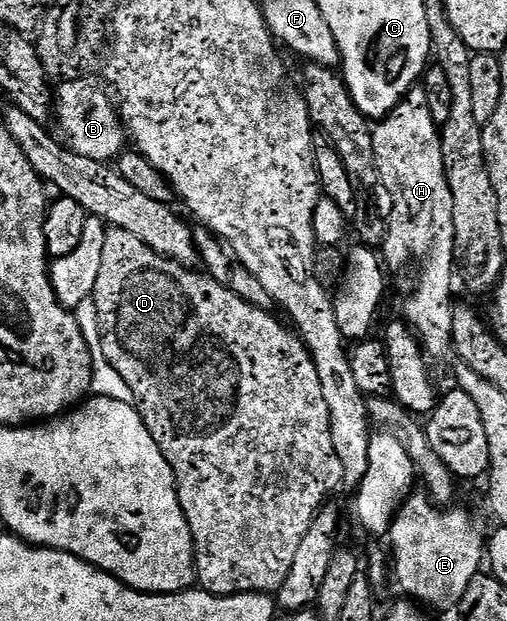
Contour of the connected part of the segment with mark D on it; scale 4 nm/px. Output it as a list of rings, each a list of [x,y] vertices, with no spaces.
[[[116,228],[106,229],[103,264],[99,267],[99,280],[95,280],[91,299],[99,312],[103,356],[109,361],[111,368],[115,368],[119,376],[123,376],[127,388],[131,388],[133,402],[141,413],[141,419],[147,424],[155,444],[159,444],[167,464],[171,464],[173,479],[177,482],[179,504],[193,537],[193,559],[197,562],[196,585],[209,594],[218,594],[221,598],[232,594],[273,596],[283,580],[287,580],[287,572],[291,572],[291,564],[295,560],[295,551],[299,549],[299,544],[303,544],[303,536],[307,536],[311,520],[315,520],[322,506],[326,505],[328,498],[325,497],[342,485],[343,467],[339,464],[331,442],[331,418],[328,416],[327,400],[323,400],[319,372],[315,372],[313,358],[300,334],[288,325],[285,327],[276,318],[276,313],[260,310],[247,304],[245,300],[239,300],[235,292],[210,278],[208,273],[196,274],[197,272],[196,269],[180,266],[178,262],[147,248],[147,244],[143,244],[139,236],[131,236],[131,232]]]

